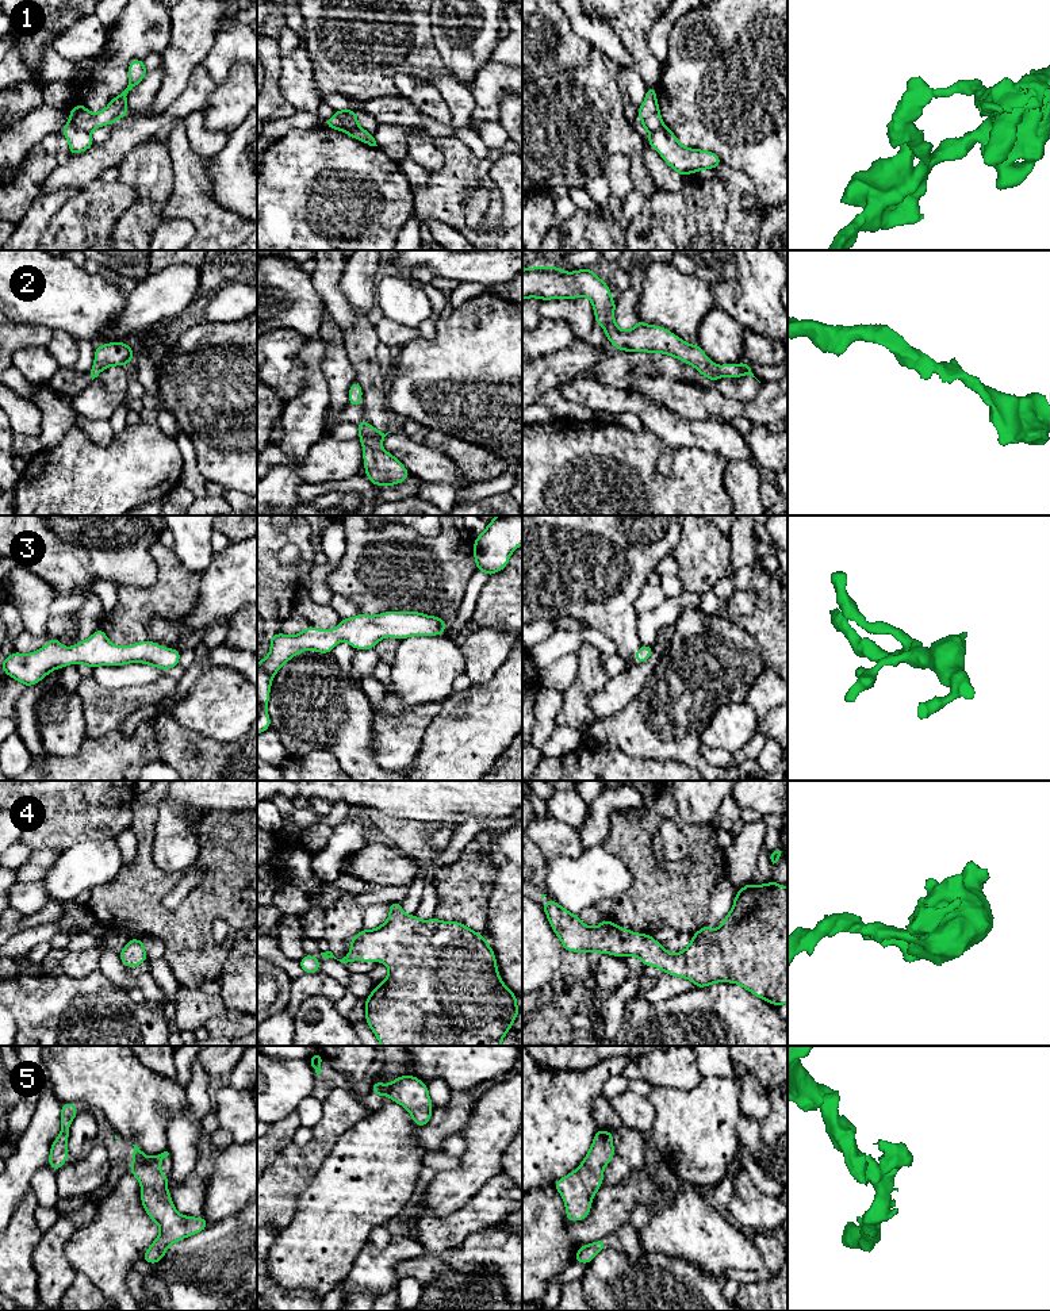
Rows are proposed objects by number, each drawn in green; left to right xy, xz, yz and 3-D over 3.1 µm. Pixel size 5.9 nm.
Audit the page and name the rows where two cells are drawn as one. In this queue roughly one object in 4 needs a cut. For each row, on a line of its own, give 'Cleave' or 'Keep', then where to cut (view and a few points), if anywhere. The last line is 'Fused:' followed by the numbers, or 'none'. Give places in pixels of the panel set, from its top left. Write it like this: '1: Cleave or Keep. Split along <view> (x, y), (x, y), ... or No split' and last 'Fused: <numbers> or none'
1: Cleave. Split along xz (340, 110), (345, 119), (359, 127)
2: Keep. No split
3: Keep. No split
4: Keep. No split
5: Keep. No split
Fused: 1

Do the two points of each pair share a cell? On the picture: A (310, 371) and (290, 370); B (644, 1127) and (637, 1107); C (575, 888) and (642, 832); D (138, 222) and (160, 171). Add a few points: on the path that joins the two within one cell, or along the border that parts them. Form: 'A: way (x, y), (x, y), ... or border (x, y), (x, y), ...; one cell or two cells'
A: border (309, 340), (301, 351), (302, 386), (288, 399); two cells
B: way (642, 1122), (637, 1112); one cell
C: border (601, 846), (614, 854), (628, 867), (632, 882); two cells
D: way (148, 210), (154, 183); one cell

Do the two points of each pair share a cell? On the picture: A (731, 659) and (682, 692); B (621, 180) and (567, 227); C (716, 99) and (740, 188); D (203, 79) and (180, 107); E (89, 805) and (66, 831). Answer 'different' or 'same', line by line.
A: same
B: same
C: different
D: same
E: same

